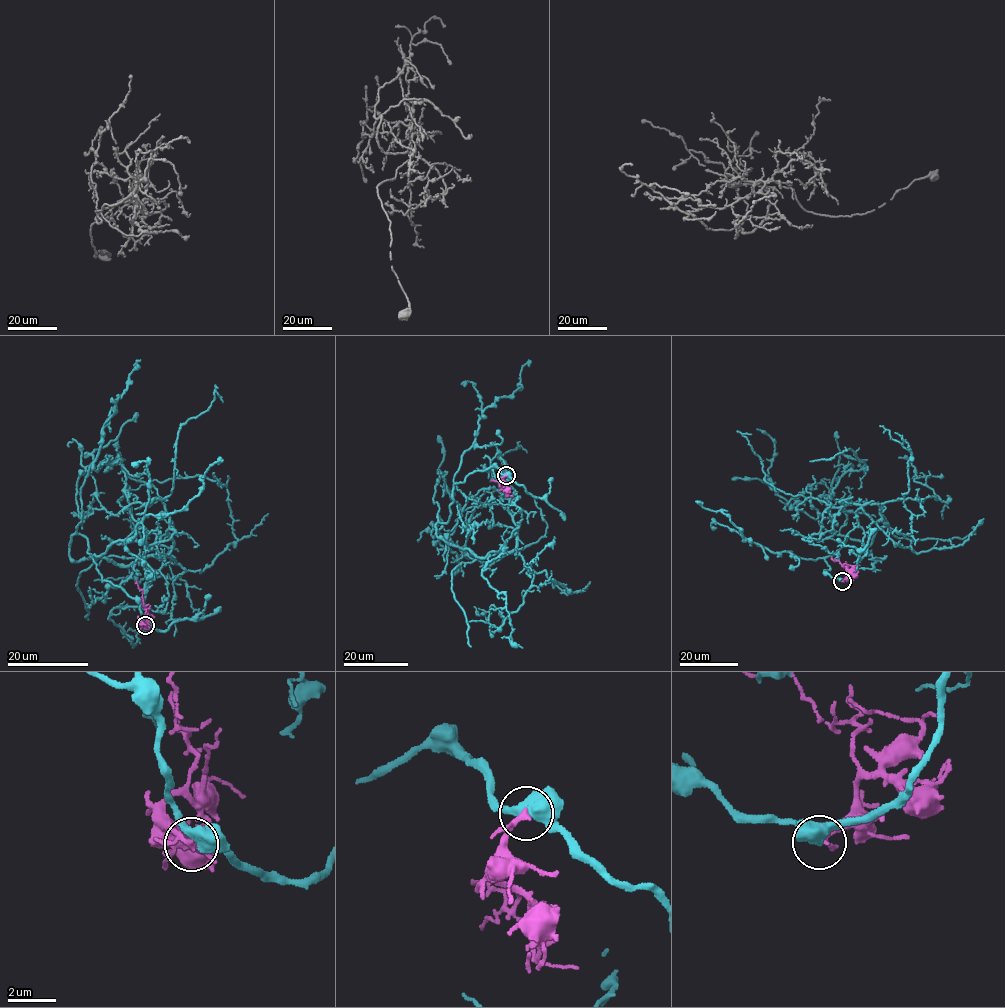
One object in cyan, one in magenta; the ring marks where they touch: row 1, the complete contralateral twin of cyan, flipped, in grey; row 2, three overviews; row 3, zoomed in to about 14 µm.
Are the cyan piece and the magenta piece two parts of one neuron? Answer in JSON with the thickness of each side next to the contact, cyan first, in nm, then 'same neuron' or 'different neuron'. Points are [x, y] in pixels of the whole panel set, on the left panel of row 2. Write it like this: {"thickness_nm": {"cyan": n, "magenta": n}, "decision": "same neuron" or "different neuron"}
{"thickness_nm": {"cyan": 440, "magenta": 170}, "decision": "different neuron"}

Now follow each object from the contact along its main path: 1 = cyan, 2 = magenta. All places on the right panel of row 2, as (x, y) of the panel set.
1: (842, 580), (823, 571), (845, 511), (811, 499), (834, 516), (865, 464), (810, 461)
2: (842, 581), (846, 577), (846, 567), (831, 556)

